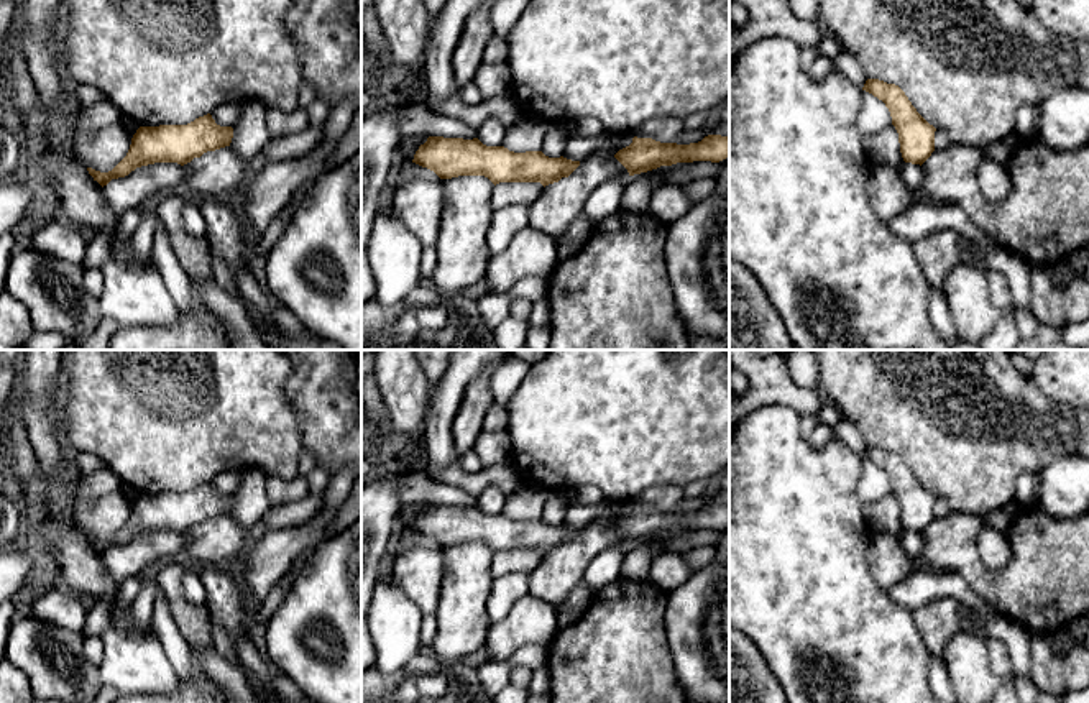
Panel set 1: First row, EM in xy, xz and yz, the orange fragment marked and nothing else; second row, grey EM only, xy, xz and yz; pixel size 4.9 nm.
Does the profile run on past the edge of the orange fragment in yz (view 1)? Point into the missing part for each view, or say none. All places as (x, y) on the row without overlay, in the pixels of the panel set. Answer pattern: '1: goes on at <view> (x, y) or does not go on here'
1: does not go on here

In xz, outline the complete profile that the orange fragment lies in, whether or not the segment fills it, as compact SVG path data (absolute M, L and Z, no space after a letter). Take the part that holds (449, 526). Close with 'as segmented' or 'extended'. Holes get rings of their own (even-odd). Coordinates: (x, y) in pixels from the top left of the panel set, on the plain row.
M429 504L412 531L434 539L440 547L485 544L499 550L540 550L544 555L568 545L580 529L549 526L542 519L514 521L504 514L486 514L478 506Z; as segmented

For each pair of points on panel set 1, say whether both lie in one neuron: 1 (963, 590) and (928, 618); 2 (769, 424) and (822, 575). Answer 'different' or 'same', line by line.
1: different
2: same

